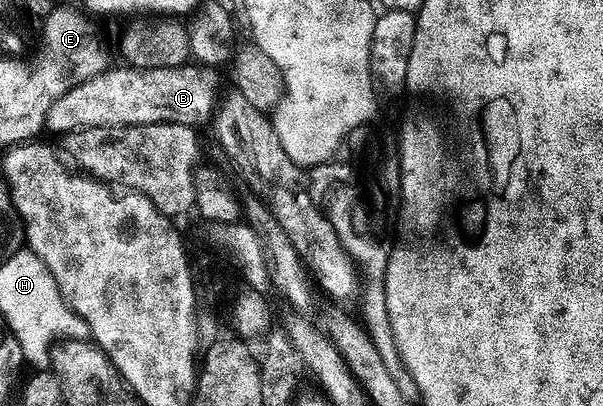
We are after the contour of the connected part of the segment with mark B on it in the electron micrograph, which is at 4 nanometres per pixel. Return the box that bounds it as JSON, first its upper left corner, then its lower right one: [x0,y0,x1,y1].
[44,65,216,133]

